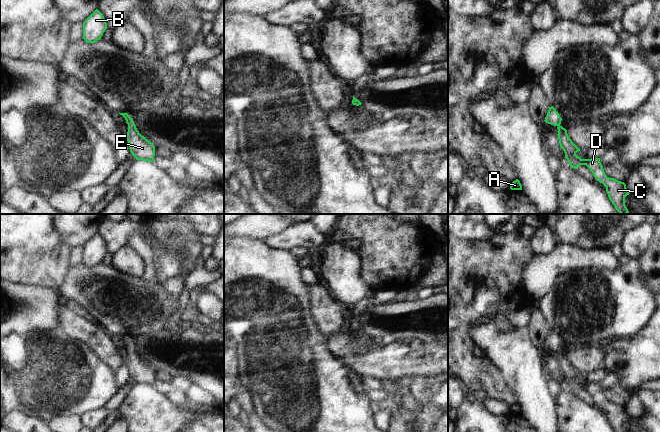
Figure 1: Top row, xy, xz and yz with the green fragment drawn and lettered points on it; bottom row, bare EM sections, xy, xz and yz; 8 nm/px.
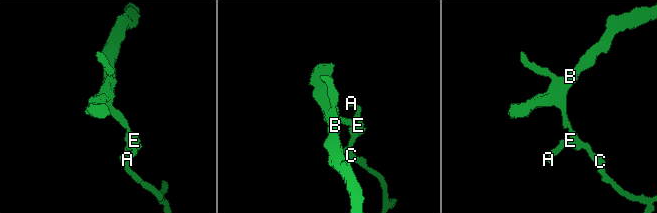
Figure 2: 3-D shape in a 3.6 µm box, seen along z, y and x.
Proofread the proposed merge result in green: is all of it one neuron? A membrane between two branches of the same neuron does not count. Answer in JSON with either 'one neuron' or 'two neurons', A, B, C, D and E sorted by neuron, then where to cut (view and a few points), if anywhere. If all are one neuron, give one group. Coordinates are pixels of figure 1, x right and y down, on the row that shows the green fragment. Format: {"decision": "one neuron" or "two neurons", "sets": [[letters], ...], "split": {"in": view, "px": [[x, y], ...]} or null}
{"decision": "one neuron", "sets": [["A", "B", "C", "D", "E"]], "split": null}

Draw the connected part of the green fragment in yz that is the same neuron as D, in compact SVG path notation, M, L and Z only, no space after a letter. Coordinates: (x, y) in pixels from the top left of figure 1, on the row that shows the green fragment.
M553 106L549 107L544 121L557 127L560 147L563 149L565 158L569 162L571 168L576 169L580 165L586 165L593 173L595 179L606 187L608 197L615 209L620 214L628 214L629 211L625 205L625 197L630 193L626 188L626 184L614 178L607 177L600 162L600 158L581 159L576 155L580 149L569 138L567 130L560 125L562 118Z

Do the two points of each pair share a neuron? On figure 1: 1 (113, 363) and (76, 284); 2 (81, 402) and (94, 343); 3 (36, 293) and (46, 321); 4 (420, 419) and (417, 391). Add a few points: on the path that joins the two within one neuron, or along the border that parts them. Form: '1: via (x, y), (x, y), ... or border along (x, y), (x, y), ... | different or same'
1: border along (80, 311), (100, 325), (112, 337) | different
2: border along (72, 338), (83, 342), (109, 366) | different
3: via (36, 300), (36, 308), (42, 314) | same
4: via (423, 412), (422, 398) | same

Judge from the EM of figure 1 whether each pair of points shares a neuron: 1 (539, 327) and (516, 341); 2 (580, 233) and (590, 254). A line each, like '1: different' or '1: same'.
1: different
2: different

